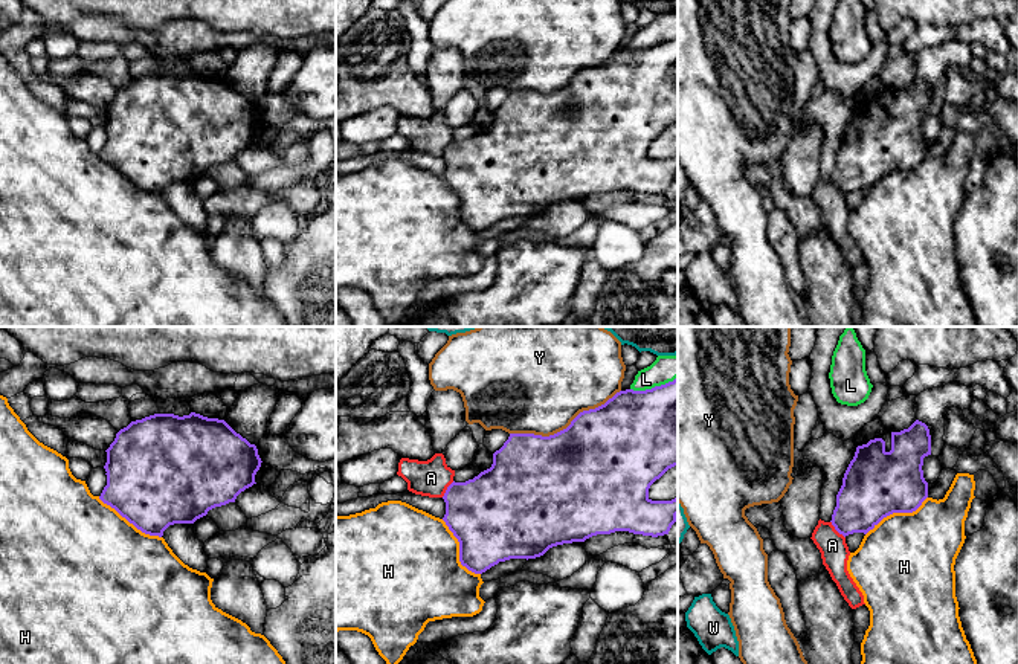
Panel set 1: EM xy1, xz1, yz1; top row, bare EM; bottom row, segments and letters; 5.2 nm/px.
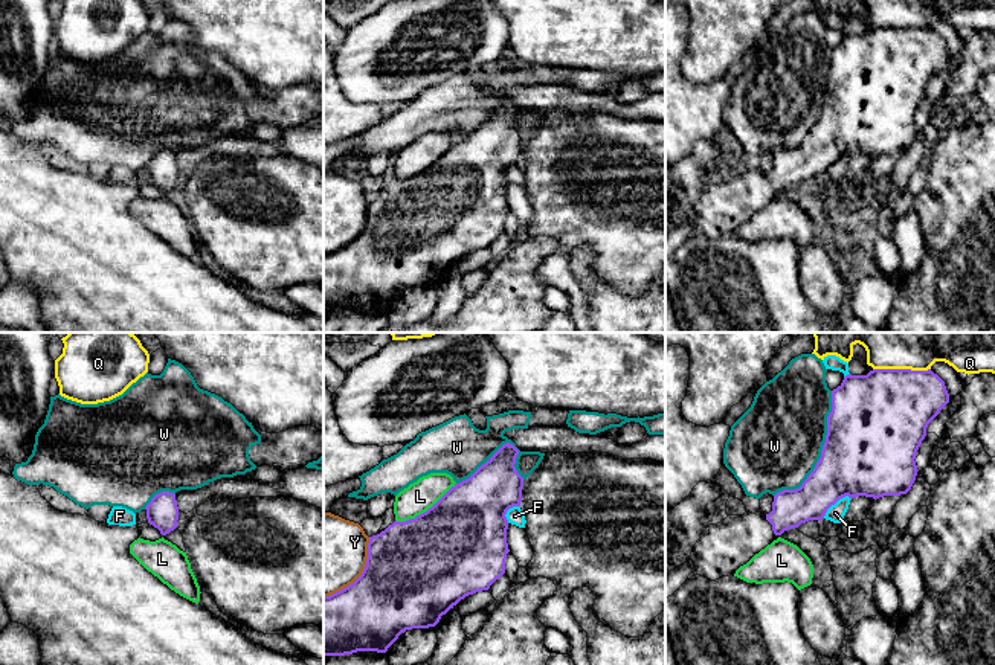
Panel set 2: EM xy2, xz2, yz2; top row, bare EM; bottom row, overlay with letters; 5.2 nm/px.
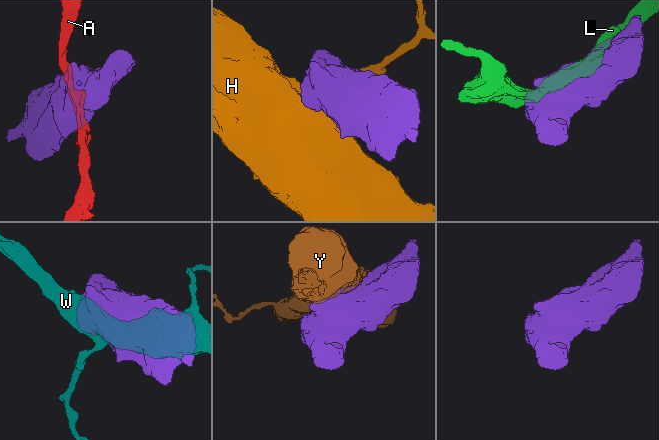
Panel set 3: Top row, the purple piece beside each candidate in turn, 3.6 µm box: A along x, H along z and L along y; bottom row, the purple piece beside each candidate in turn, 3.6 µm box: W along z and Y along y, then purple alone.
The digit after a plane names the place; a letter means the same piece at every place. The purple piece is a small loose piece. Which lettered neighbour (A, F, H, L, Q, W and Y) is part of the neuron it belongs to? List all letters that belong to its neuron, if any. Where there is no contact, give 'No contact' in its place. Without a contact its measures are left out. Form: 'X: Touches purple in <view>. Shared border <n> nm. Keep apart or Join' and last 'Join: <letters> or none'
A: Touches purple in yz1. Shared border 120 nm. Keep apart
F: Touches purple in yz2. Shared border 190 nm. Keep apart
H: Touches purple in yz1. Shared border 380 nm. Keep apart
L: Touches purple in xz2. Shared border 380 nm. Keep apart
Q: Touches purple in yz2. Shared border 300 nm. Keep apart
W: Touches purple in yz2. Shared border 650 nm. Keep apart
Y: Touches purple in xz1. Shared border 650 nm. Keep apart
Join: none

